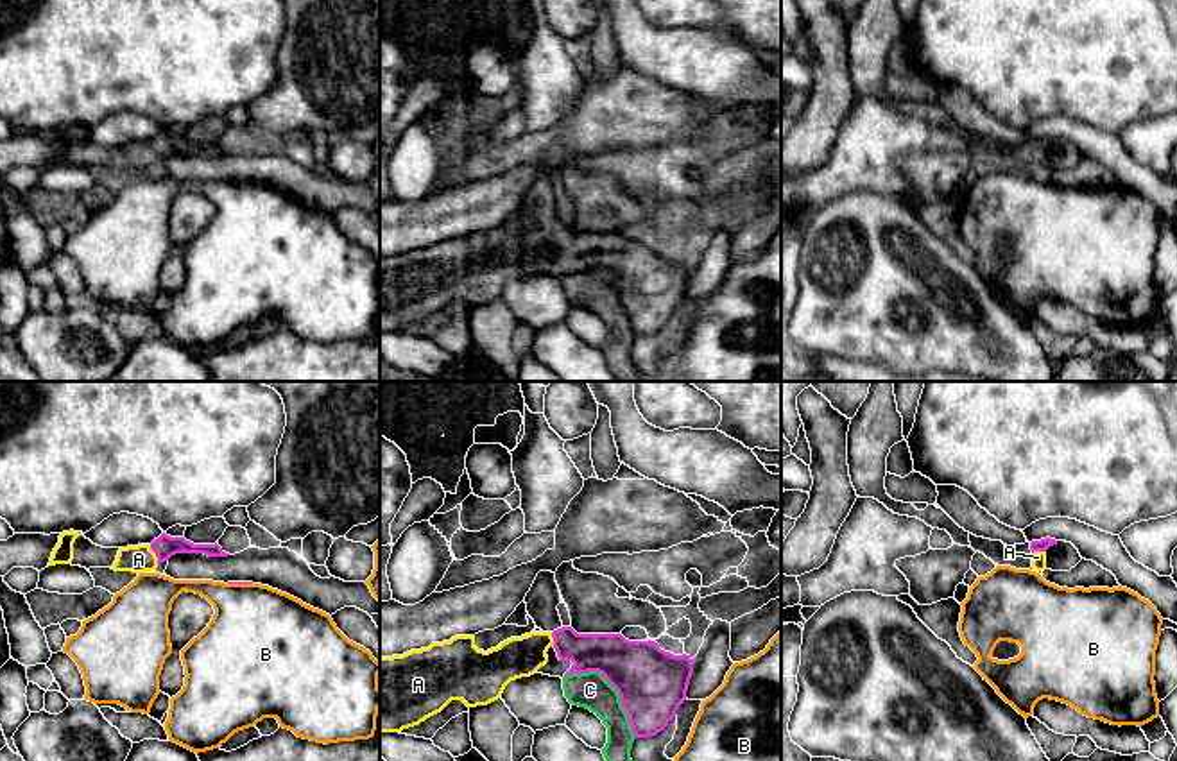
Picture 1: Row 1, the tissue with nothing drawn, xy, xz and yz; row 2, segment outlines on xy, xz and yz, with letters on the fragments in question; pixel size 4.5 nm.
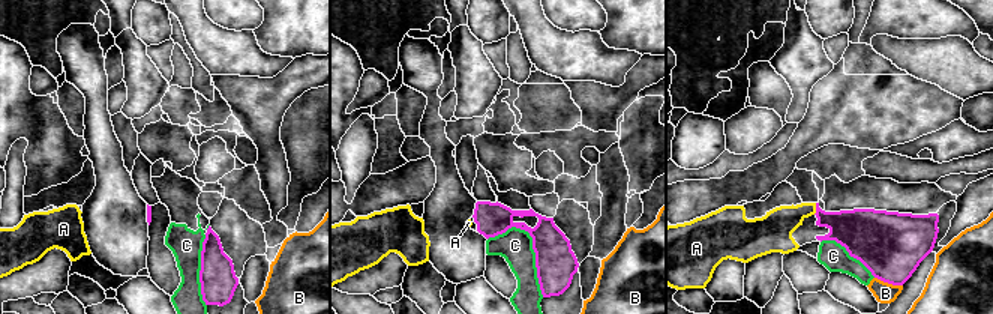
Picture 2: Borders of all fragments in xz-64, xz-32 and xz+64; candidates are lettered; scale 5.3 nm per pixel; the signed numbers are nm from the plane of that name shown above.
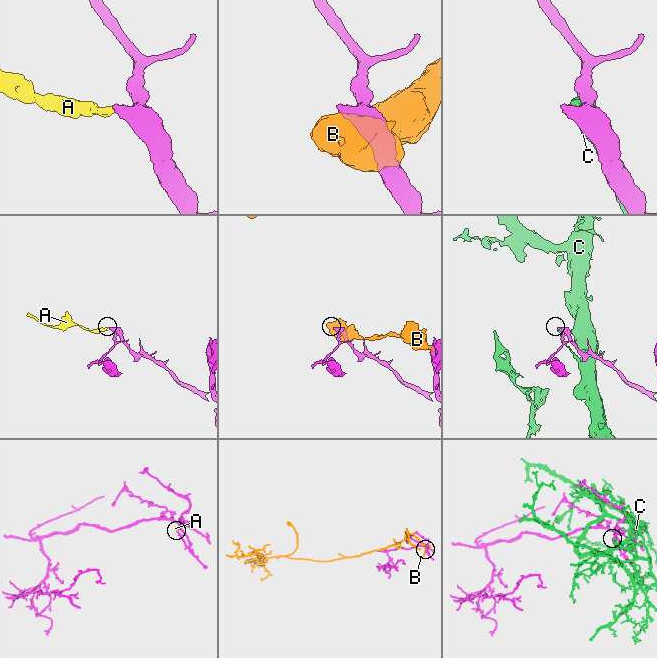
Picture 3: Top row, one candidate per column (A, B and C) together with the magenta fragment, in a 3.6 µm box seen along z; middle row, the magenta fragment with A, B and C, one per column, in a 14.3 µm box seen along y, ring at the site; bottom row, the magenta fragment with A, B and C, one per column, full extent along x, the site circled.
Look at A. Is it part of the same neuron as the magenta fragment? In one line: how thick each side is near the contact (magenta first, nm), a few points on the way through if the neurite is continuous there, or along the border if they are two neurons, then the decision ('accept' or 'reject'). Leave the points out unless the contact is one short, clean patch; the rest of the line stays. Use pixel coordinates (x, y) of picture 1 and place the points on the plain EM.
100/130 nm | across xy (163, 145), (156, 154), (138, 158) | accept

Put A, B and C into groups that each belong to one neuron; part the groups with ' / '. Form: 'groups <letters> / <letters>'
groups A / B / C

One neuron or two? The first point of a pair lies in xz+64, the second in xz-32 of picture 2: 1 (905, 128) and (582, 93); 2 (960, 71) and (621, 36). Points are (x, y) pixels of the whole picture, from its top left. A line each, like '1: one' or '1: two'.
1: two
2: two

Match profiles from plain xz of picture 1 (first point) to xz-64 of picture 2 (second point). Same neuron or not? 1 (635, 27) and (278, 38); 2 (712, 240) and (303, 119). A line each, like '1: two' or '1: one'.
1: two
2: two

